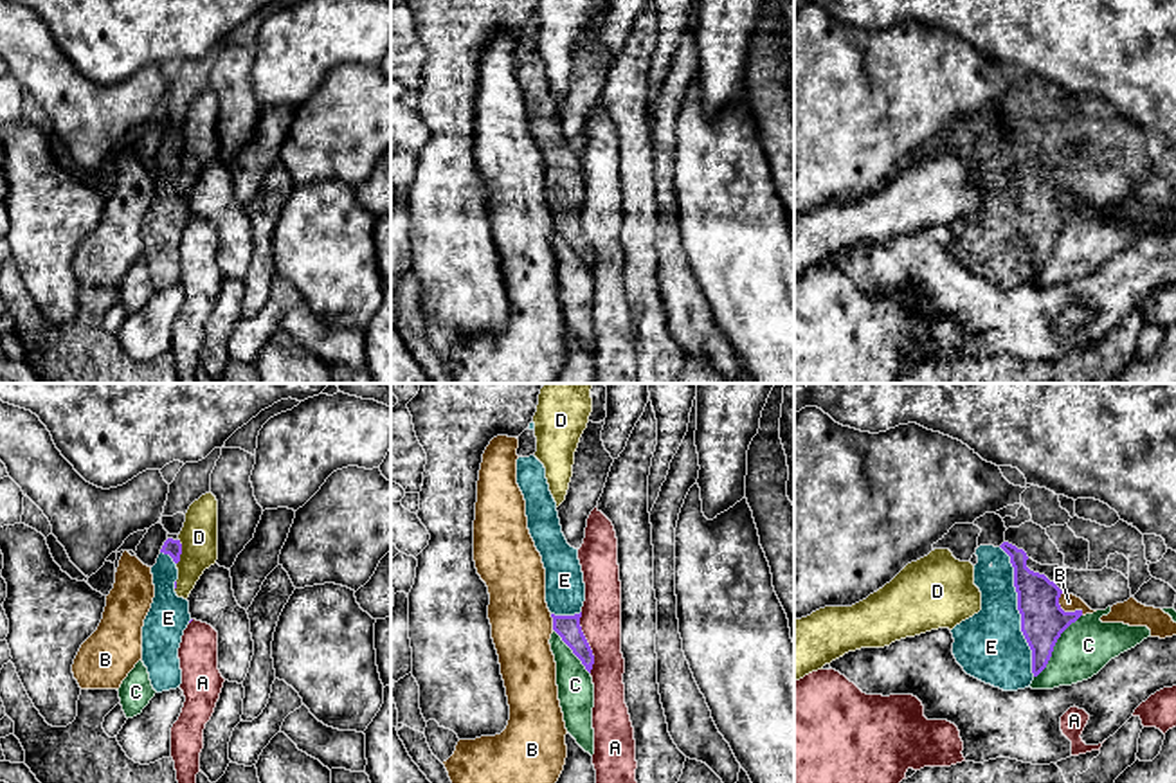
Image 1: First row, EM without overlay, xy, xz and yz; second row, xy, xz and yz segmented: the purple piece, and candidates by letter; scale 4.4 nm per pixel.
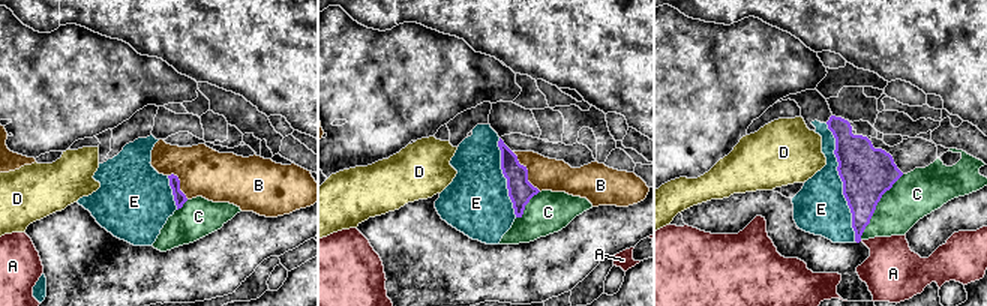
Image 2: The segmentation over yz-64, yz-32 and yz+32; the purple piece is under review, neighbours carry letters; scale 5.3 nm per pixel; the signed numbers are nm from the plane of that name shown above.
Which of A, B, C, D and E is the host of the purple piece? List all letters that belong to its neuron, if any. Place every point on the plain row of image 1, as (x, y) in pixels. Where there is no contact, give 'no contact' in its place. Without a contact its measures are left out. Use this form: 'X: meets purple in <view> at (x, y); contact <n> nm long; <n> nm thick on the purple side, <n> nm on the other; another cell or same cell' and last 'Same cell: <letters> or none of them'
A: meets purple in xz at (588, 240); contact 280 nm long; 110 nm thick on the purple side, 180 nm on the other; another cell
B: meets purple in yz at (1063, 207); contact 140 nm long; 200 nm thick on the purple side, 80 nm on the other; another cell
C: meets purple in yz at (1054, 242); contact 360 nm long; 200 nm thick on the purple side, 240 nm on the other; another cell
D: meets purple in xy at (180, 148); contact 120 nm long; 80 nm thick on the purple side, 170 nm on the other; another cell
E: meets purple in yz at (1018, 206); contact 600 nm long; 200 nm thick on the purple side, 300 nm on the other; same cell
Same cell: E

